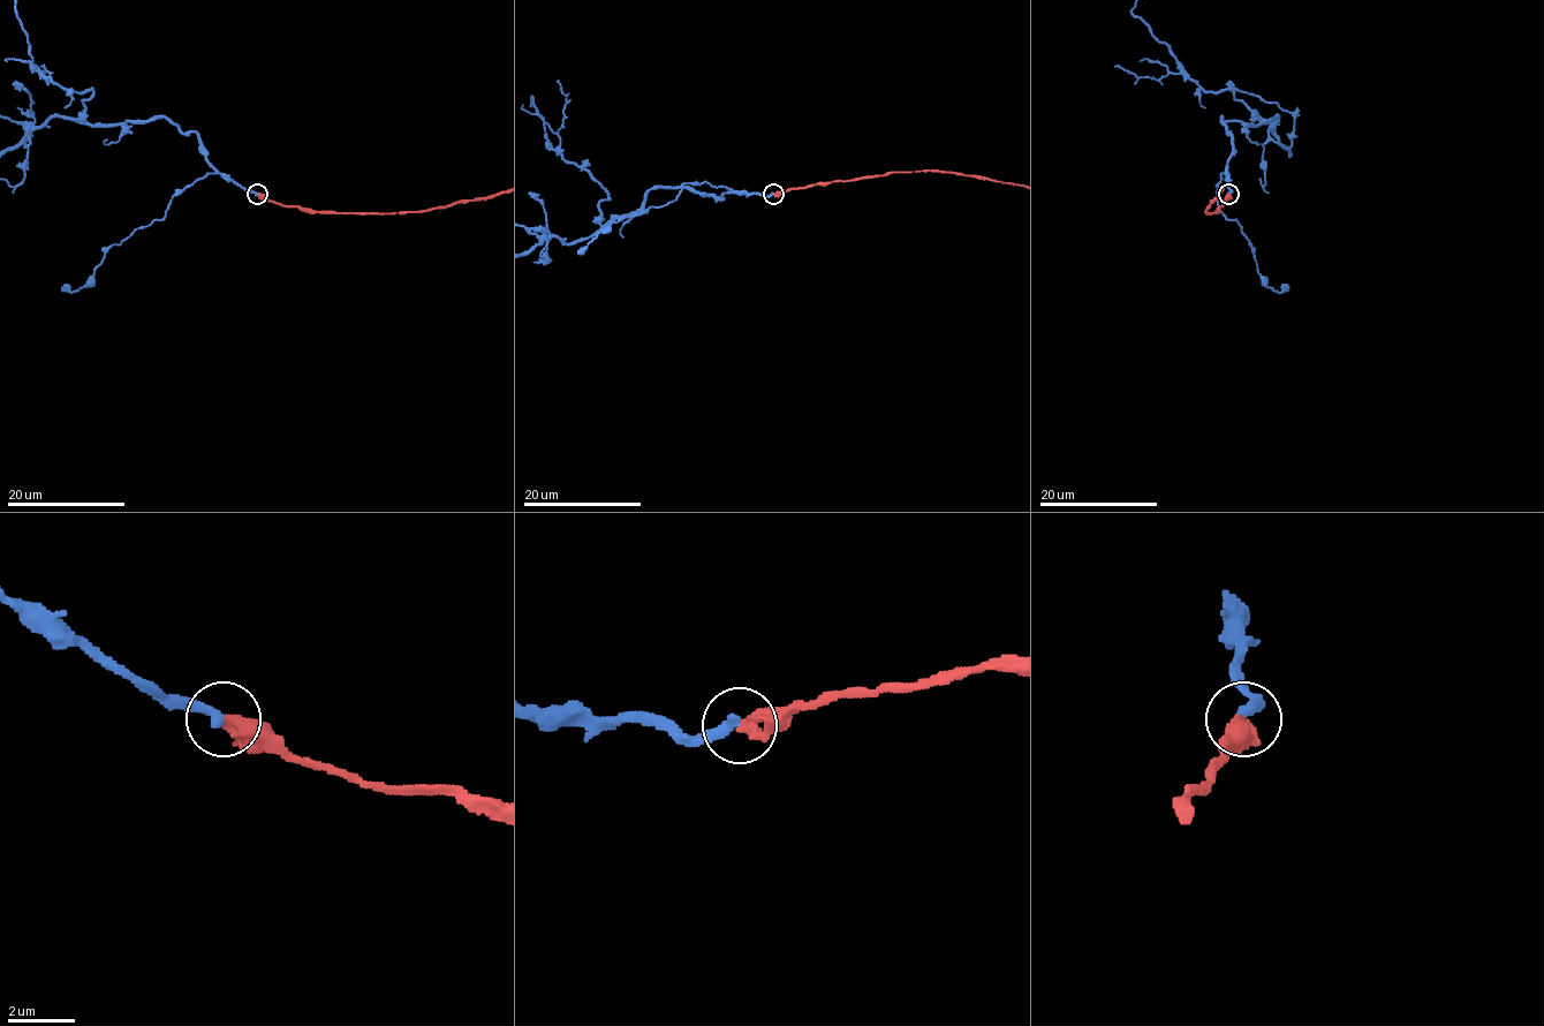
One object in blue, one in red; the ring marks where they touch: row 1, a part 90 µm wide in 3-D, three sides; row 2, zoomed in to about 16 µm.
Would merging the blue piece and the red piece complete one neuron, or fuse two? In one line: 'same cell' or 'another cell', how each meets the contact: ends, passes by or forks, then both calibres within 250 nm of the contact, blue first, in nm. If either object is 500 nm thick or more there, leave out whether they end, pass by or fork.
another cell | blue ends | red ends | 320/400 nm

